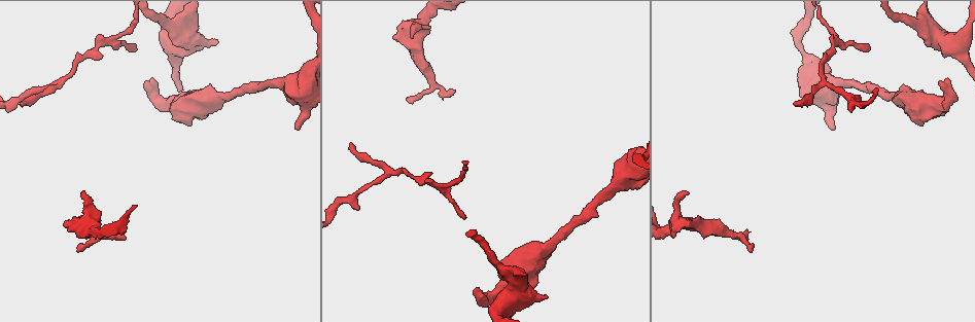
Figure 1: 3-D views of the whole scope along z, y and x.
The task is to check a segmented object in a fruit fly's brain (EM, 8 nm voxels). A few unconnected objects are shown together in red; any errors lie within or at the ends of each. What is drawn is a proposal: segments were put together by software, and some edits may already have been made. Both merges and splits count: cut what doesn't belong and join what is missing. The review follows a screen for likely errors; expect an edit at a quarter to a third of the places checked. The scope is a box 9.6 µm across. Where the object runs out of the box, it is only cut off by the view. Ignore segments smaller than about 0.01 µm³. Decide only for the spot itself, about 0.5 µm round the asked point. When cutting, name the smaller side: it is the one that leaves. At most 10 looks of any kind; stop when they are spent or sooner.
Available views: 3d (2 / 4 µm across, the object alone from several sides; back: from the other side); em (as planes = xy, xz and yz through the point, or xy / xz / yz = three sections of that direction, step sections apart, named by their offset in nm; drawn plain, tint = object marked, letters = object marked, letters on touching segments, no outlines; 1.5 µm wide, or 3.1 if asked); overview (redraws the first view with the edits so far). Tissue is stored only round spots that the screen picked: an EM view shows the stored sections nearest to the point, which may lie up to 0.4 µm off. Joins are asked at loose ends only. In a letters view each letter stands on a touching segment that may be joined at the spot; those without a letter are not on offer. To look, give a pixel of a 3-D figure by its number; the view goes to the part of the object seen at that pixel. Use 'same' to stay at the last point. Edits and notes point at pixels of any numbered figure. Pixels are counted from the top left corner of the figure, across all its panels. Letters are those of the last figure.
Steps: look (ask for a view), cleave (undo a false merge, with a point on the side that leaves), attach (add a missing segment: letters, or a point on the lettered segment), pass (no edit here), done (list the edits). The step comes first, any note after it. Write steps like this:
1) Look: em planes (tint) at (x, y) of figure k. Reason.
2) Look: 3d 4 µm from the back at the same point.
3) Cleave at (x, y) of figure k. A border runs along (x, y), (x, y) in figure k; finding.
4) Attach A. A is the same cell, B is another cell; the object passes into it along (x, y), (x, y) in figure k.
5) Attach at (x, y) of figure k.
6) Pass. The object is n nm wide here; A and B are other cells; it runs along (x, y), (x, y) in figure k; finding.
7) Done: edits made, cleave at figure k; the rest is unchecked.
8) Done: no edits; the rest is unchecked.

Look: em planes (tint) at (154, 99) of figure 1.

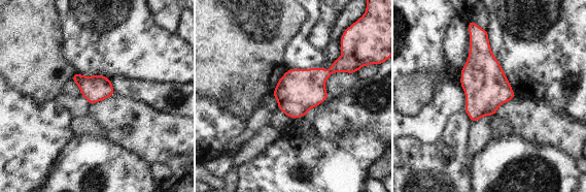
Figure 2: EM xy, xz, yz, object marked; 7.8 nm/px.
Look: em planes (letters) at the same point.

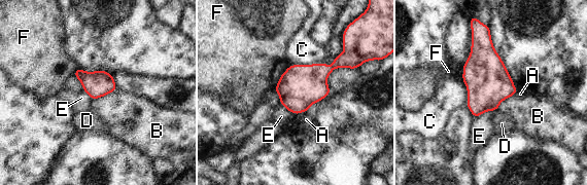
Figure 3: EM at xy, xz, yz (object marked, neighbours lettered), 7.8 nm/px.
Pass. The object is 200 nm wide here; A, B, C, D, E and F are other cells; one cell here.

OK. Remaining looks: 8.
Look: 3d 2 µm from the back at (463, 219) of figure 1. Thin end.

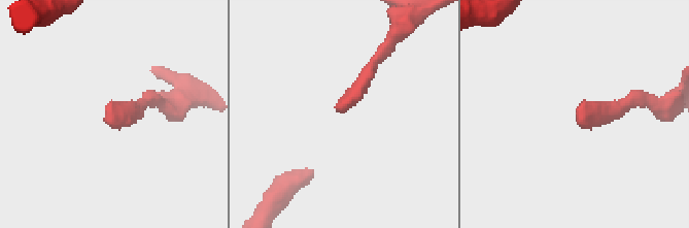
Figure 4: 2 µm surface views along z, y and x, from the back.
Look: em yz step 4 (letters) at (343, 108) of figure 4.

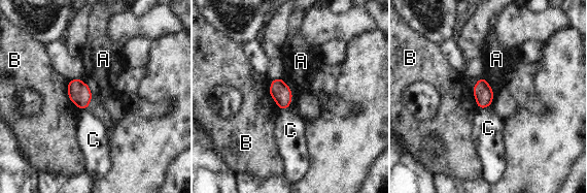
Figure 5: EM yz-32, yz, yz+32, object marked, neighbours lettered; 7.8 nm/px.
Look: em planes (letters) at the same point. Cut it another way.

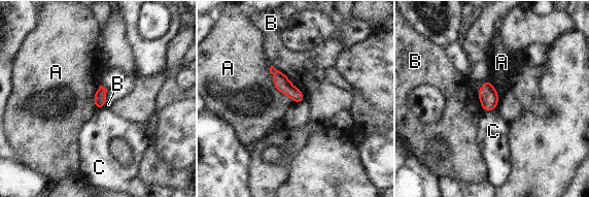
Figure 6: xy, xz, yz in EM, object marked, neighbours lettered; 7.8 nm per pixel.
Pass. The longest contact is with B, 220 nm; A, B and C are other cells; a border runs along (100, 84), (94, 95), (97, 109) in figure 6; none of them fits.

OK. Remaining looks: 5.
Look: 3d 4 µm at (84, 193) of figure 1. Branch stops here.

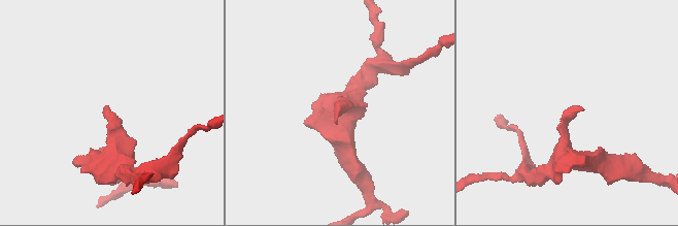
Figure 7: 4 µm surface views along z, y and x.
Look: em planes (letters) at (104, 111) of figure 7.

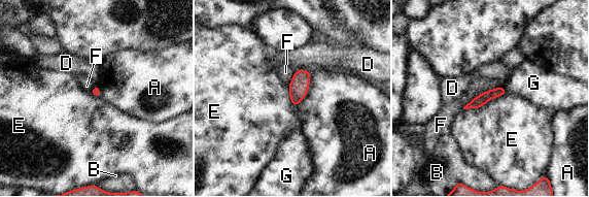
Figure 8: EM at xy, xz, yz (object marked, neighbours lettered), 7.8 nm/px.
Pass. A, B, D, E, F and G are other cells; it runs along (504, 91), (487, 95), (470, 105) in figure 8; none of them fits.

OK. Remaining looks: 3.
Look: em planes (letters) at (299, 127) of figure 1. An open end.

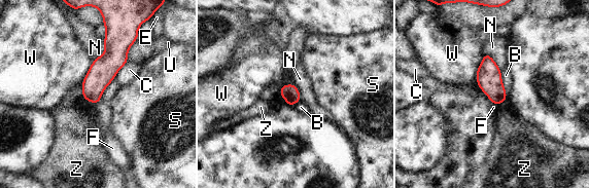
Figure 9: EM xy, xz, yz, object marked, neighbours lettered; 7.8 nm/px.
Pass. B, C, E, F, N, S, U, W and Z are other cells; a border runs along (103, 39), (104, 50), (92, 61) in figure 9; no lettered segment goes on from it.

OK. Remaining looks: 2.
Done: no edits; the rest is unchecked.

